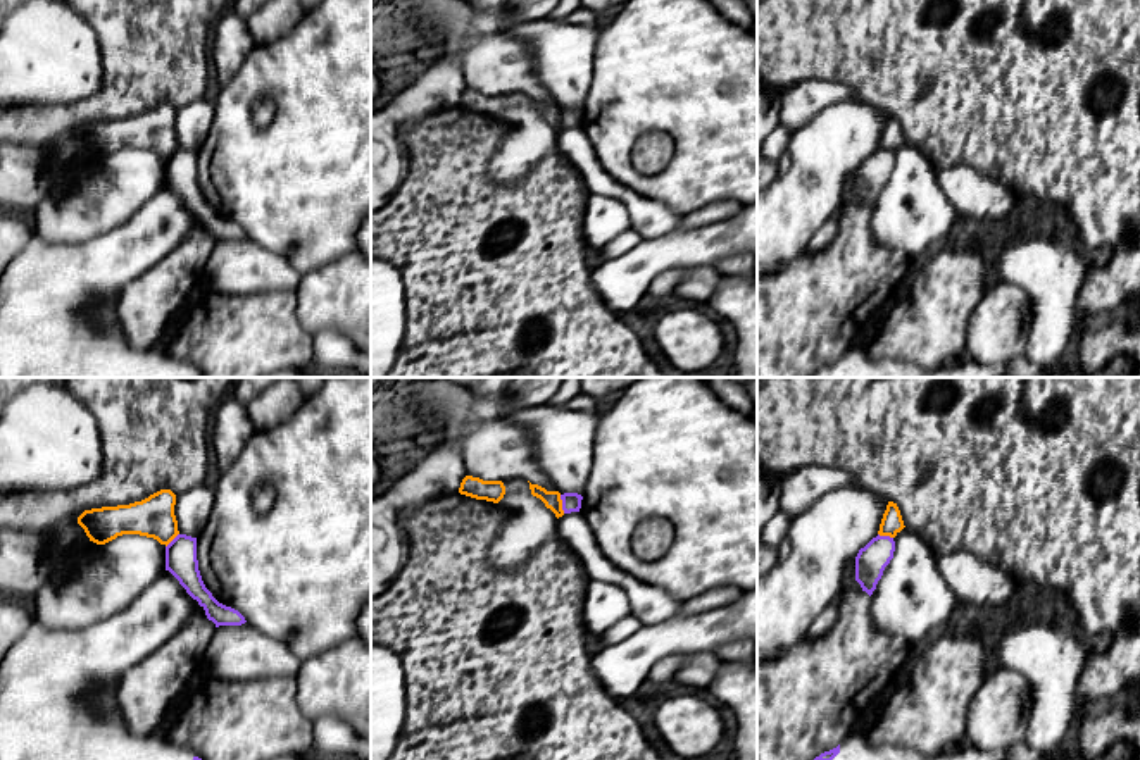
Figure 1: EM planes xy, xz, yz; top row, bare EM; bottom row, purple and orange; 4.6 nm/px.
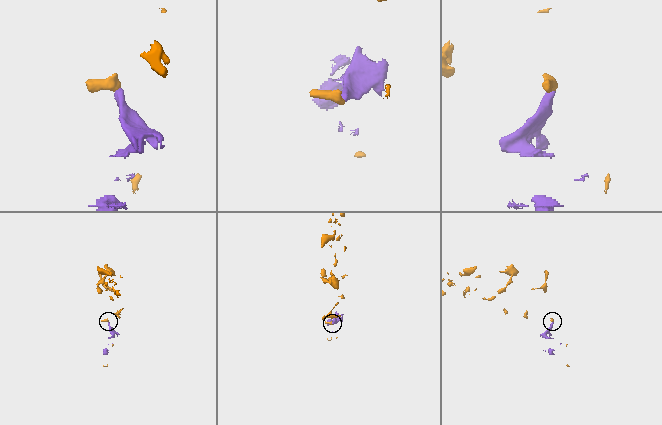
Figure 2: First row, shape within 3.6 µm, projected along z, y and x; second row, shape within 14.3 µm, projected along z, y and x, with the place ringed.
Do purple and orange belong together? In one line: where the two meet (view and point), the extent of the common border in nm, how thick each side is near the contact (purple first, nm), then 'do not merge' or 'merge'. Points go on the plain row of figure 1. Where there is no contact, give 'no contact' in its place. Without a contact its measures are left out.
xz (563, 118) | 90 nm | 100/80 nm | do not merge

